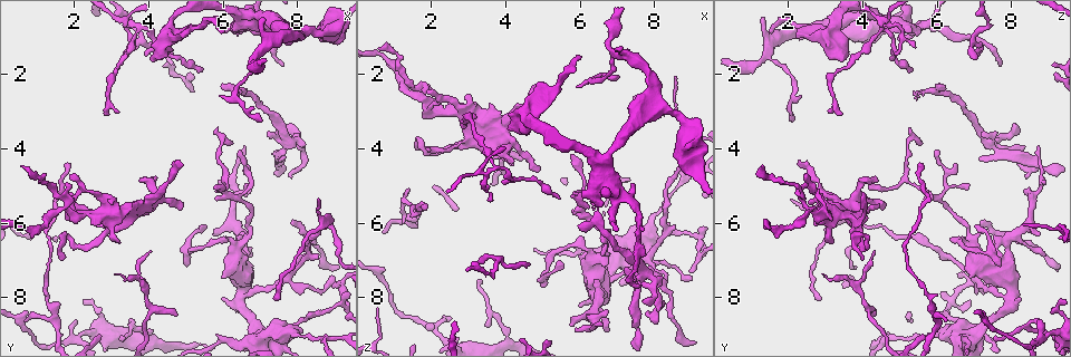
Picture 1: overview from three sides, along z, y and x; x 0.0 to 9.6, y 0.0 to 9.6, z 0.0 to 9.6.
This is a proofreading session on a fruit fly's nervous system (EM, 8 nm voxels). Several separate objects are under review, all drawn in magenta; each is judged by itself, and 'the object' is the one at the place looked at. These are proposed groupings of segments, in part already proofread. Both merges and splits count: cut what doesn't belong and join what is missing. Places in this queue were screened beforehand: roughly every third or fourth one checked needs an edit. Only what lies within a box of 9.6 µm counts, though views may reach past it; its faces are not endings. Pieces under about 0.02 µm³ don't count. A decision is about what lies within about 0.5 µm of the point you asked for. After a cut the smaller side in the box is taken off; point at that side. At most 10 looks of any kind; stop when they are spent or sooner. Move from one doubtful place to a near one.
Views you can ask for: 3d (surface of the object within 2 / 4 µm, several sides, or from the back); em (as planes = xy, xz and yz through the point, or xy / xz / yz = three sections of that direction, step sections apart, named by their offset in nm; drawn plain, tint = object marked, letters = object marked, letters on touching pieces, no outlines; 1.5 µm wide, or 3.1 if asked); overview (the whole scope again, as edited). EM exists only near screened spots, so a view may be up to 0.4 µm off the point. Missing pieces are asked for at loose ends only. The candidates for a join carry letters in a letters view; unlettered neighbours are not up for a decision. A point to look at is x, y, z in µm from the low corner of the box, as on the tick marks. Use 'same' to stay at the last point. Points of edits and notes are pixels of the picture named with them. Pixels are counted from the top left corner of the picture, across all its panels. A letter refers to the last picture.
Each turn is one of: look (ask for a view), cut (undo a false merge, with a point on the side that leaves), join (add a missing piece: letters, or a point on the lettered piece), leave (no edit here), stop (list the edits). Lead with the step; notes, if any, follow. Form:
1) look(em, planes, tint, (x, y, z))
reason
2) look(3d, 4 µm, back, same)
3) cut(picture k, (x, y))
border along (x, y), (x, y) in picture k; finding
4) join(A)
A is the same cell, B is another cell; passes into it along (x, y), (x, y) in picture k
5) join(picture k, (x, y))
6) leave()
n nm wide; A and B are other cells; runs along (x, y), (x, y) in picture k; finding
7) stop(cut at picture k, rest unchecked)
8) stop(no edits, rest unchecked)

look(em, planes, letters, (6.60, 3.90, 8.75))
branch stops here

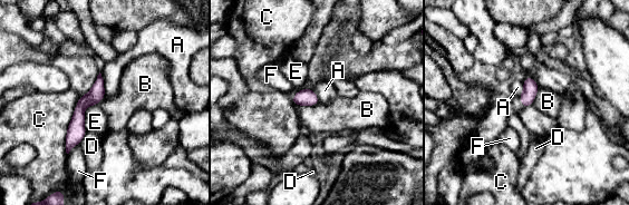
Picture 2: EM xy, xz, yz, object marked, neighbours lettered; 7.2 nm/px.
leave()
A, B, C, D, E and F are other cells; runs along (99, 79), (79, 108), (79, 132) in picture 2; no lettered piece goes on from it

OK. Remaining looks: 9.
look(em, xy, step 8, tint, (8.75, 6.15, 4.15))

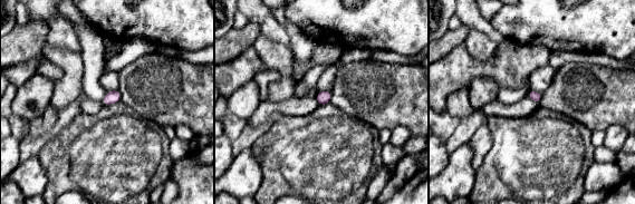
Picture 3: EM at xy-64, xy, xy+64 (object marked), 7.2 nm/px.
look(em, planes, tint, same)
another direction

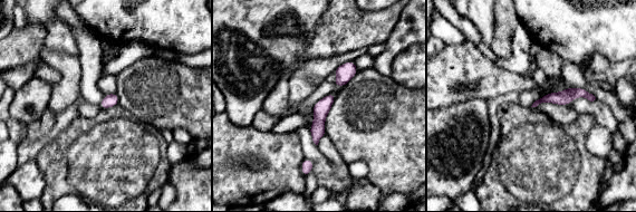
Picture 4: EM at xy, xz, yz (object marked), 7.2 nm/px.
look(em, planes, letters, same)

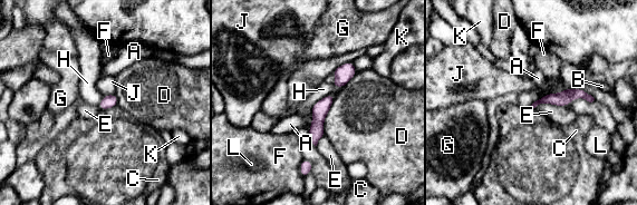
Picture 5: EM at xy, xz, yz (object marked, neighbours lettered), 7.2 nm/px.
leave()
A, B, C, D, E, F, G, H, J, K and L are other cells; runs along (589, 98), (570, 94), (541, 100) in picture 5; one neuron here

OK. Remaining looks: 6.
look(em, xy, step 4, letters, (7.05, 3.30, 2.10))
thin end

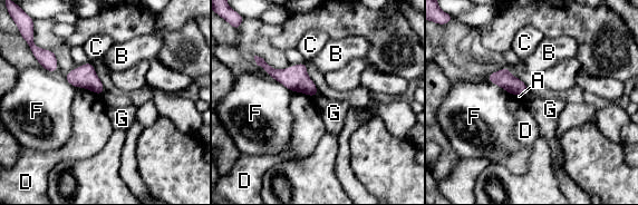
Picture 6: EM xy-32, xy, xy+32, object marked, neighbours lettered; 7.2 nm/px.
leave()
120 nm wide; A, B, C, D, F and G are other cells; border along (529, 91), (523, 97) in picture 6; no lettered piece goes on from it

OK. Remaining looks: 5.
look(em, xz, step 4, plain, (3.20, 3.05, 3.10))
long arm stops here

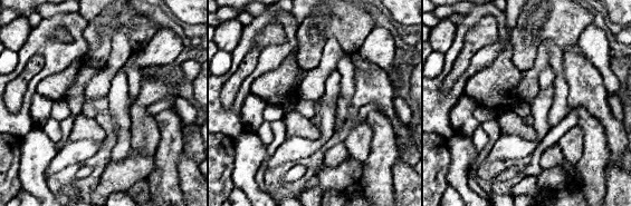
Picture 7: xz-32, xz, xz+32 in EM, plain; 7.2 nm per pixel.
look(em, xz, step 4, letters, same)

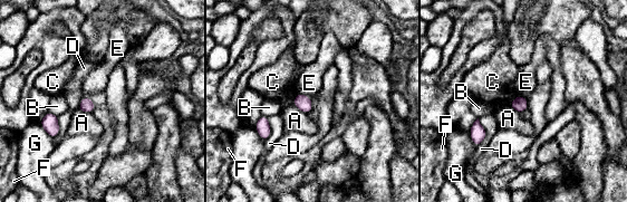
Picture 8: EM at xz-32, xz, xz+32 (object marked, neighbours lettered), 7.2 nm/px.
leave()
A, B, C, D, E, F and G are other cells; border along (519, 95), (509, 105) in picture 8; no lettered piece goes on from it

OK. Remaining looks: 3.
stop(no edits, rest unchecked)

